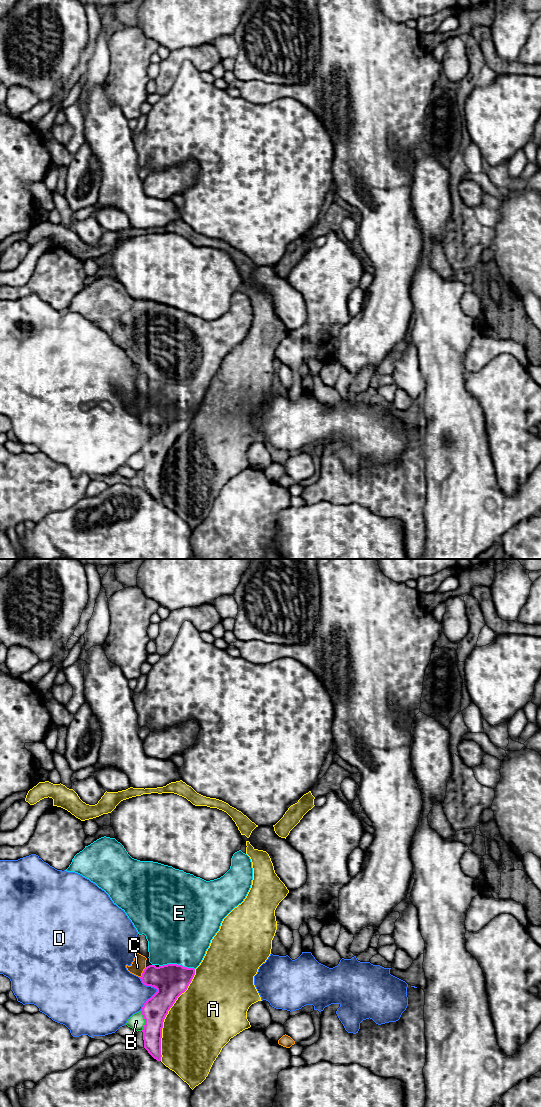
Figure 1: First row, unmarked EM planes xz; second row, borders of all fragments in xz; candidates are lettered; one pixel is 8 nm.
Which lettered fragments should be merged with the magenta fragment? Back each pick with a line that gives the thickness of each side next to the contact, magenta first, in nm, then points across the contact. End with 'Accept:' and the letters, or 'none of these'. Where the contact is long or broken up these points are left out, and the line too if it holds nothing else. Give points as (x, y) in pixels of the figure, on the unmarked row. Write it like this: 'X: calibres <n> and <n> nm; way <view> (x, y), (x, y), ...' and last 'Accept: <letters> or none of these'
E: calibres 260 and 500 nm; way xz (171, 420), (176, 410), (176, 404), (179, 373)
Accept: E

